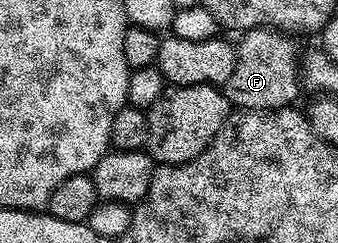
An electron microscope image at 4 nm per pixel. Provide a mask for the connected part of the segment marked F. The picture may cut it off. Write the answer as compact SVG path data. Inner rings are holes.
M248 28L247 40L238 41L233 74L225 82L228 105L239 110L266 108L278 110L292 103L298 92L297 76L291 73L291 48L286 44L284 33L270 28ZM296 84L296 85L295 85Z

